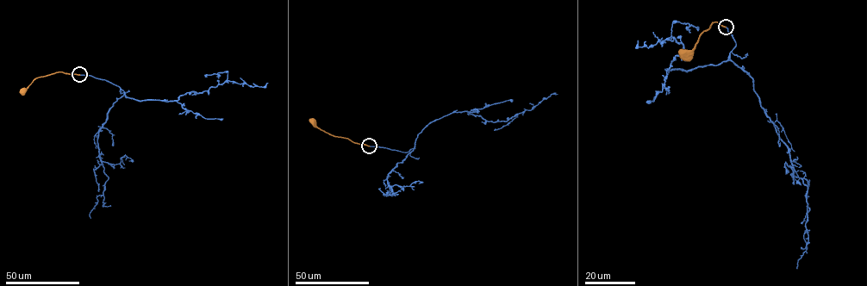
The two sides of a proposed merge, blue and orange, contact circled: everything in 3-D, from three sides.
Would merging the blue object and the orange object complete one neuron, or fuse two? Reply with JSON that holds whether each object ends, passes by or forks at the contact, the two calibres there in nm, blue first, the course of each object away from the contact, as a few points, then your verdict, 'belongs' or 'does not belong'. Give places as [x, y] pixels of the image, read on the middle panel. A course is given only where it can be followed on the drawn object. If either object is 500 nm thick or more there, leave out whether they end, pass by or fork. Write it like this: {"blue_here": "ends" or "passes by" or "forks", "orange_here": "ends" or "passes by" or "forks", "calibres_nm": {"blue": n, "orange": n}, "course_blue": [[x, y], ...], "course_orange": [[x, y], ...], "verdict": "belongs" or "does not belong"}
{"blue_here": "ends", "orange_here": "ends", "calibres_nm": {"blue": 280, "orange": 280}, "course_blue": [[369, 146], [408, 152], [428, 124], [453, 112], [466, 111], [488, 121], [507, 121], [558, 94]], "course_orange": [[369, 146], [328, 133], [312, 121]], "verdict": "belongs"}

